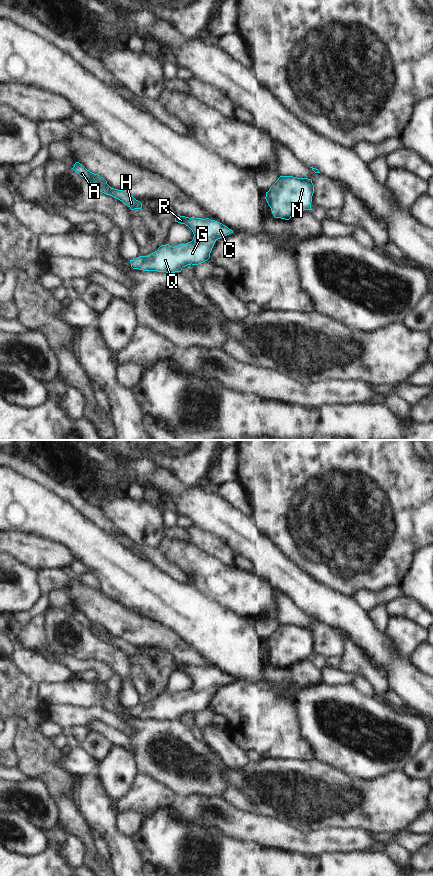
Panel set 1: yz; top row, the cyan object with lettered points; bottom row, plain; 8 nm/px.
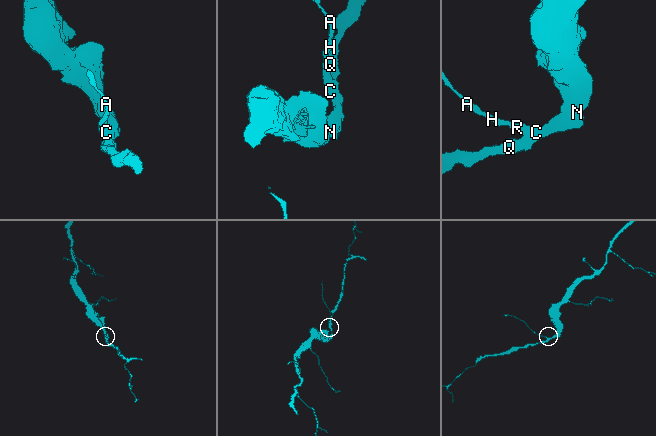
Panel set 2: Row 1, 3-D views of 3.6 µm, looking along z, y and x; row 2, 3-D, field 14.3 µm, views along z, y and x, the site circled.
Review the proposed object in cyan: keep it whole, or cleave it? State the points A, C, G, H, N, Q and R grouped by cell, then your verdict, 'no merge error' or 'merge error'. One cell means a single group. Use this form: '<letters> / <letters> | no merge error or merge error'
A C G H N Q R | no merge error

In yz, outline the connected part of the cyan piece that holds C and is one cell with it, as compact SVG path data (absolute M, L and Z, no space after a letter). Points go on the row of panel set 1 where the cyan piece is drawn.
M176 214L175 222L188 226L194 234L193 240L186 244L179 244L174 247L169 246L168 244L161 245L157 251L147 256L139 256L133 260L130 260L131 267L133 269L166 273L181 272L182 268L187 265L198 265L207 261L210 258L210 253L215 242L218 239L233 233L233 231L230 230L227 226L209 218L189 218Z

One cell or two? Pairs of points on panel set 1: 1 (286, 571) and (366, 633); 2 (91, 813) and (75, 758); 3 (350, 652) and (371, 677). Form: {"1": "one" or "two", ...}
{"1": "one", "2": "two", "3": "one"}

